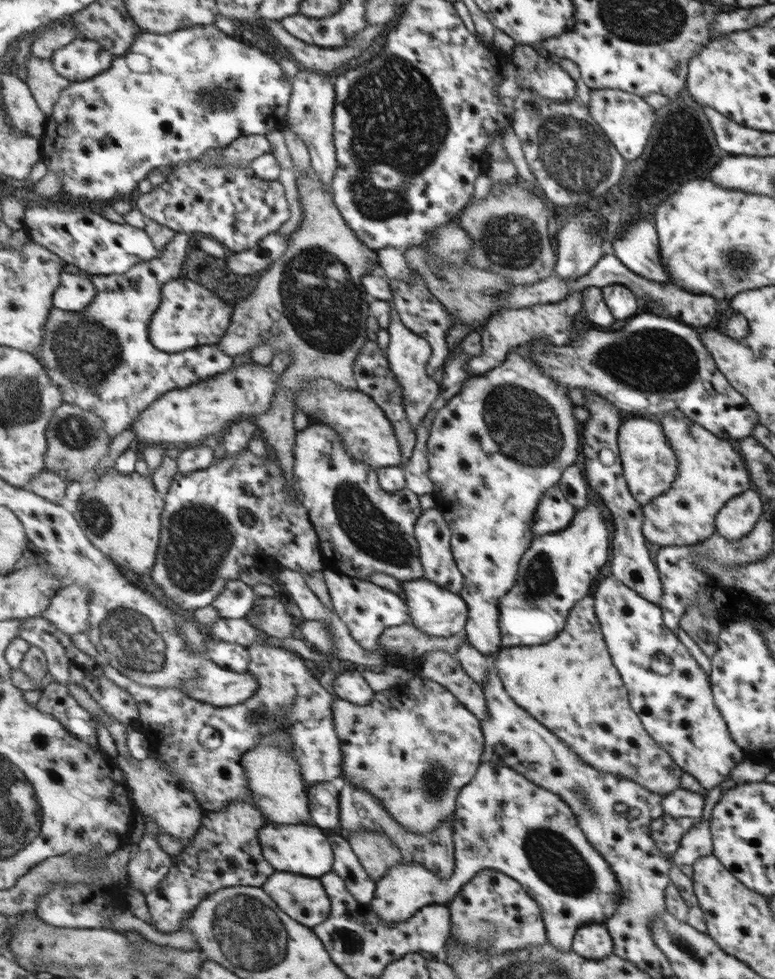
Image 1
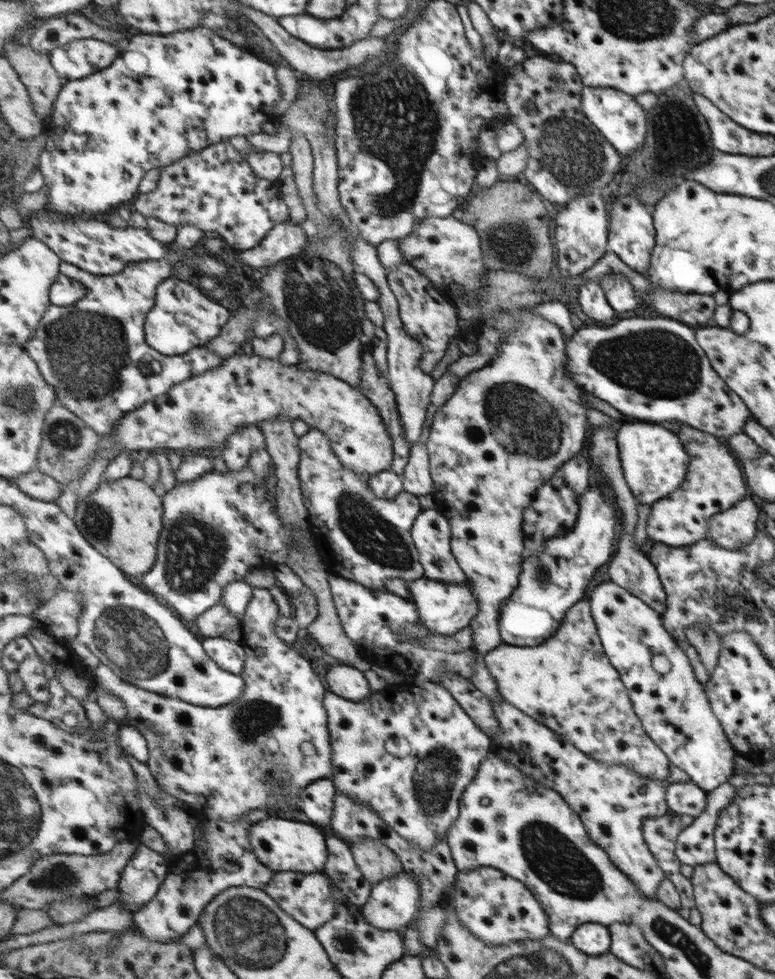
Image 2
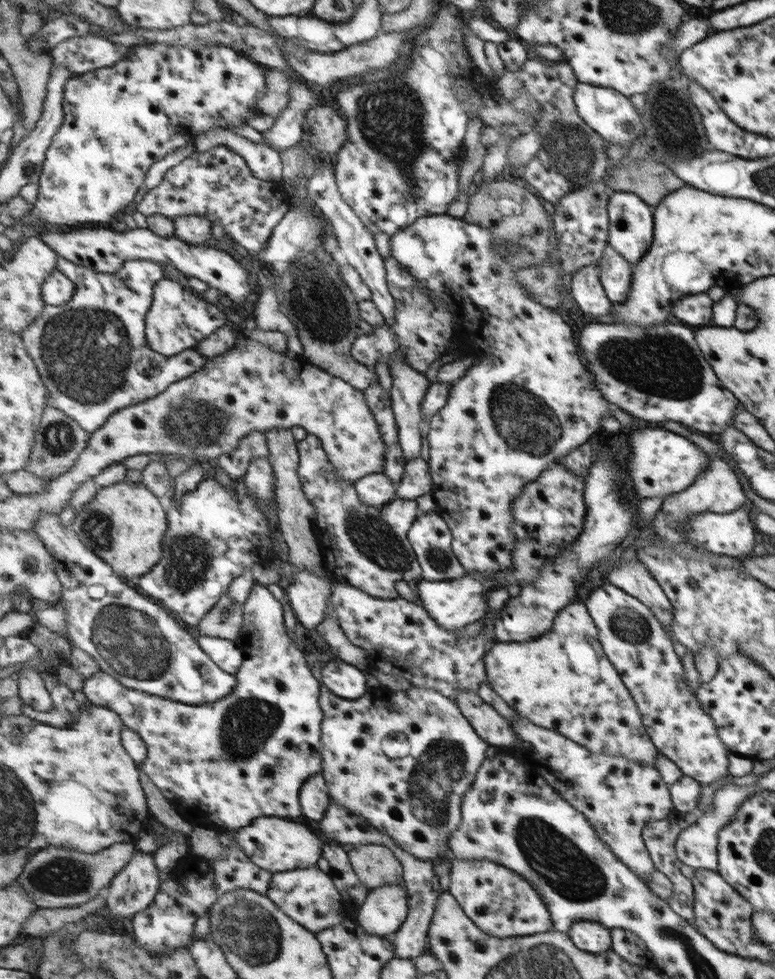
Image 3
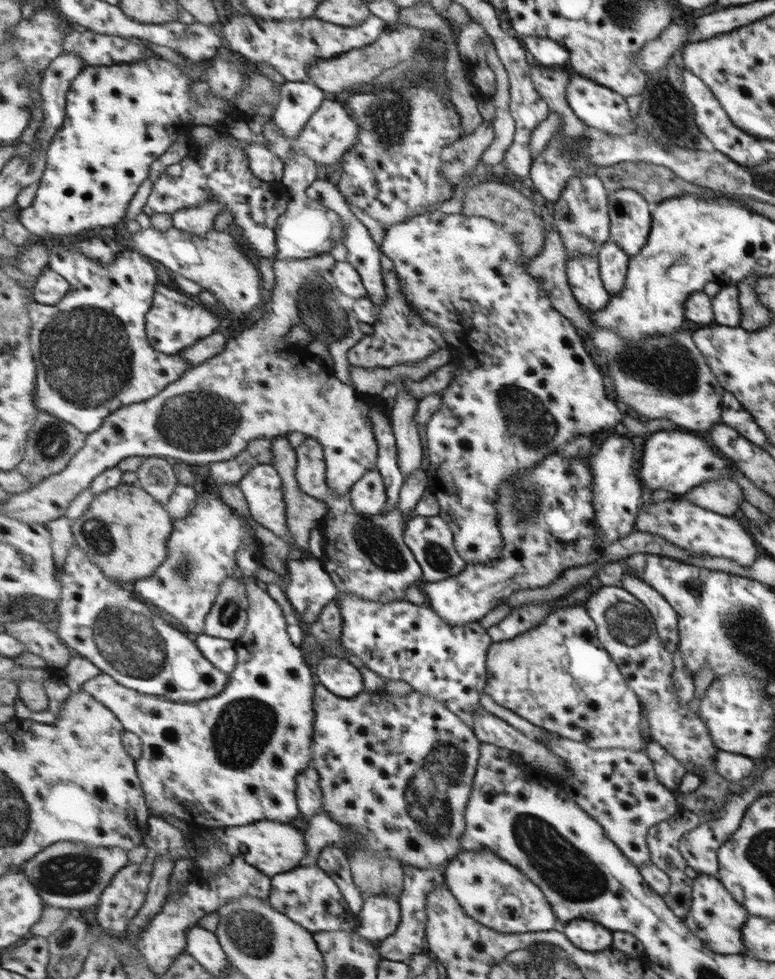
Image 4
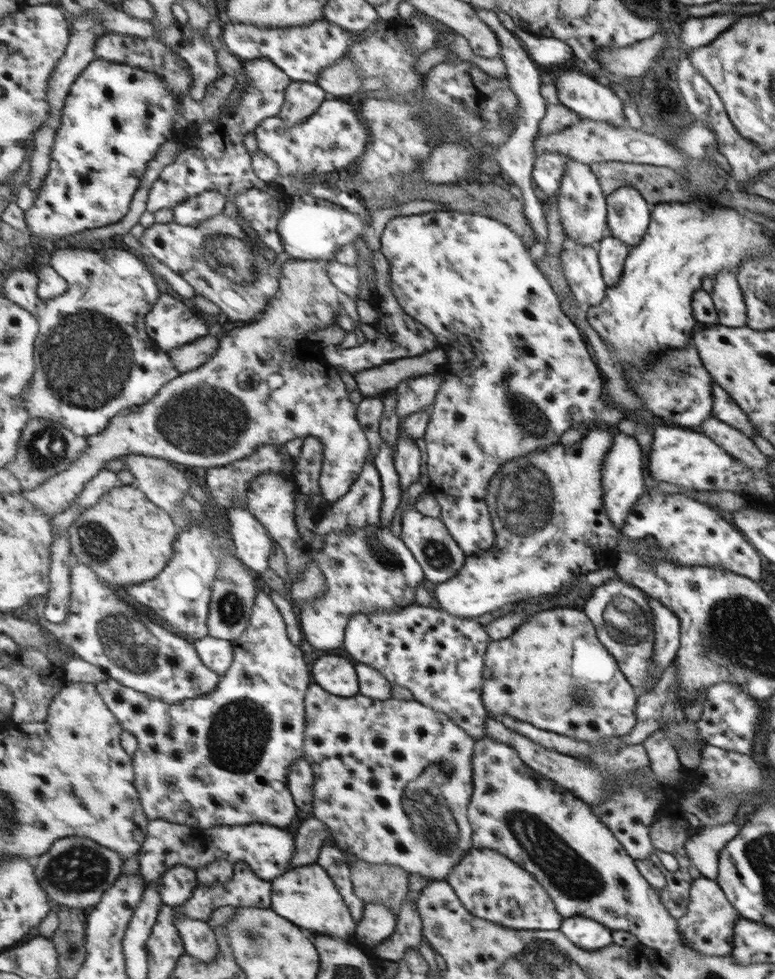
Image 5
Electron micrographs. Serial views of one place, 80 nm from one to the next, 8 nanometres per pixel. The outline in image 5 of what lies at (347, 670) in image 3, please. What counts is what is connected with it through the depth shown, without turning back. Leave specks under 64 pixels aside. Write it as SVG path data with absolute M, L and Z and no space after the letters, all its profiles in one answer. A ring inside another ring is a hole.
M338 655L323 656L314 661L314 683L330 693L342 697L360 694L360 680L356 665Z

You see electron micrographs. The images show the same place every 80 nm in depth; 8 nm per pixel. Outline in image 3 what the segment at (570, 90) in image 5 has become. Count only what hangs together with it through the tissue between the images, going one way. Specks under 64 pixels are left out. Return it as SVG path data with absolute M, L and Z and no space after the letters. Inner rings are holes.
M579 82L574 87L574 103L578 113L585 119L589 128L608 141L608 144L631 144L641 132L641 120L628 97L612 88Z

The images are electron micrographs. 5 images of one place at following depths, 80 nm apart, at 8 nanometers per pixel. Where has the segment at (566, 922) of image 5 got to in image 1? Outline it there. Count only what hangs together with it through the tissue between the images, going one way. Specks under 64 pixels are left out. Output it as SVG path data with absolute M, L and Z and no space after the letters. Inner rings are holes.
M584 925L575 932L572 940L573 953L587 960L601 960L612 955L613 941L604 925Z

